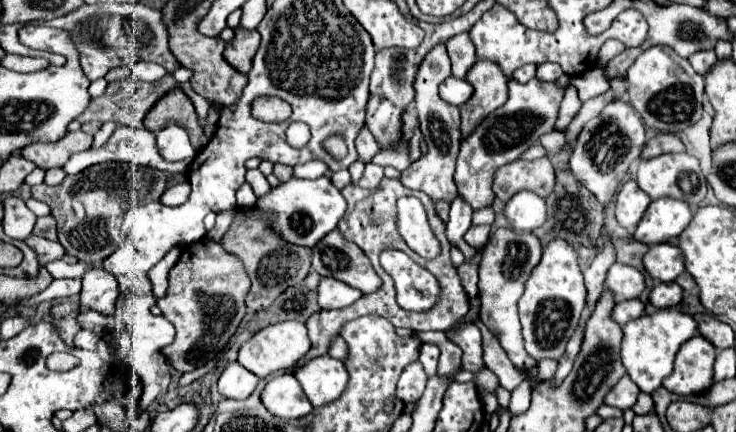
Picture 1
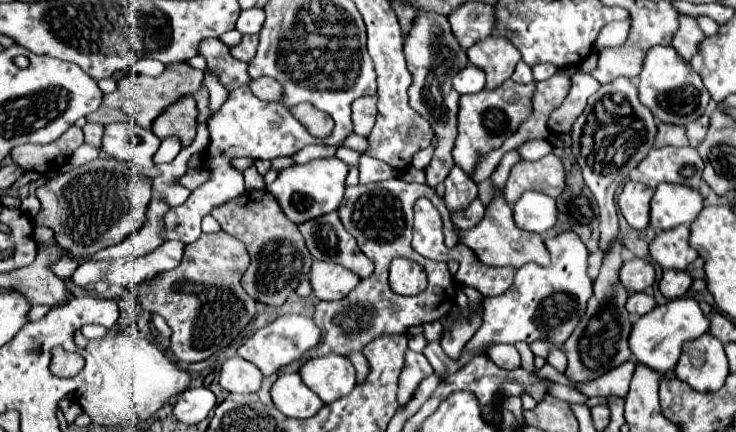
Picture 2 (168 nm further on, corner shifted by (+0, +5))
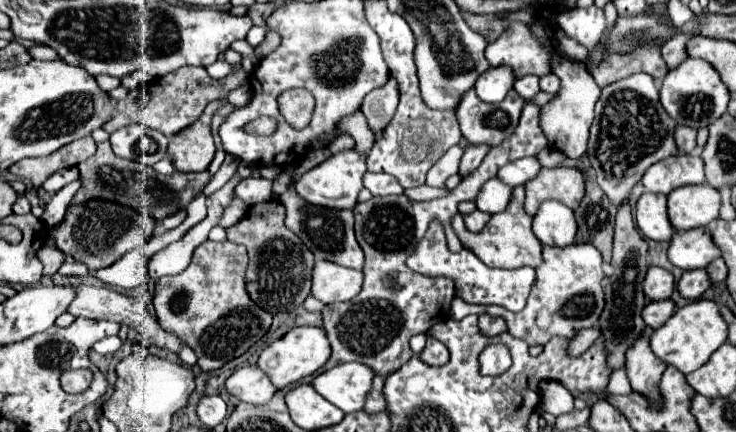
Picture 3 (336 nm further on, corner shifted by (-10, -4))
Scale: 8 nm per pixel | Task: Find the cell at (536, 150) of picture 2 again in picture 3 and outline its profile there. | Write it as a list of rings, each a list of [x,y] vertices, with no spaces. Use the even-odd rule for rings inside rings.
[[[530,156],[530,158],[522,158],[522,160],[518,160],[518,162],[506,164],[506,166],[500,170],[498,178],[500,178],[502,182],[506,182],[508,186],[518,186],[518,184],[524,184],[524,182],[528,182],[530,178],[534,178],[534,176],[540,172],[540,168],[542,168],[542,164],[538,162],[538,158],[536,158],[536,156]]]

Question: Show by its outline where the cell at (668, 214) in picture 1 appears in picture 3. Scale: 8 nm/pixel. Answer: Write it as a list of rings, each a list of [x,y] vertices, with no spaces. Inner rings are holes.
[[[682,186],[668,194],[668,218],[674,230],[708,226],[718,218],[720,192],[712,186]]]

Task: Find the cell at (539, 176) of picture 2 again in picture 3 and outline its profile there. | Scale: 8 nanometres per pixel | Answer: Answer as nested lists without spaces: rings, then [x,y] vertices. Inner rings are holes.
[[[542,168],[536,178],[524,184],[524,188],[524,210],[526,214],[534,216],[544,200],[558,200],[568,208],[576,208],[584,196],[584,178],[576,168]]]

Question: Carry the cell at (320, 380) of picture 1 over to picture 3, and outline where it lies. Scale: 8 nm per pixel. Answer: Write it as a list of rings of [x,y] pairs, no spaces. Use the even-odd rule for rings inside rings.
[[[358,362],[338,364],[312,380],[314,390],[342,412],[356,412],[364,408],[366,392],[370,390],[374,370]]]

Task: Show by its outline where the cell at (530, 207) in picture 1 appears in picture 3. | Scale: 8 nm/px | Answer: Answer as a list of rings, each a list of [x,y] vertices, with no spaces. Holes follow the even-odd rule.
[[[542,202],[532,220],[532,230],[544,246],[570,246],[576,236],[574,212],[562,202]]]

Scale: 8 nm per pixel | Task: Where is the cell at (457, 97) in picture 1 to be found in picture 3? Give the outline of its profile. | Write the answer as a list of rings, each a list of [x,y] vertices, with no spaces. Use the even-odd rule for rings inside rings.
[[[498,66],[498,68],[488,68],[486,72],[482,72],[474,84],[474,90],[478,94],[478,98],[482,98],[482,102],[494,104],[494,102],[502,102],[504,96],[508,94],[508,90],[514,84],[514,74],[510,70],[510,66]]]

